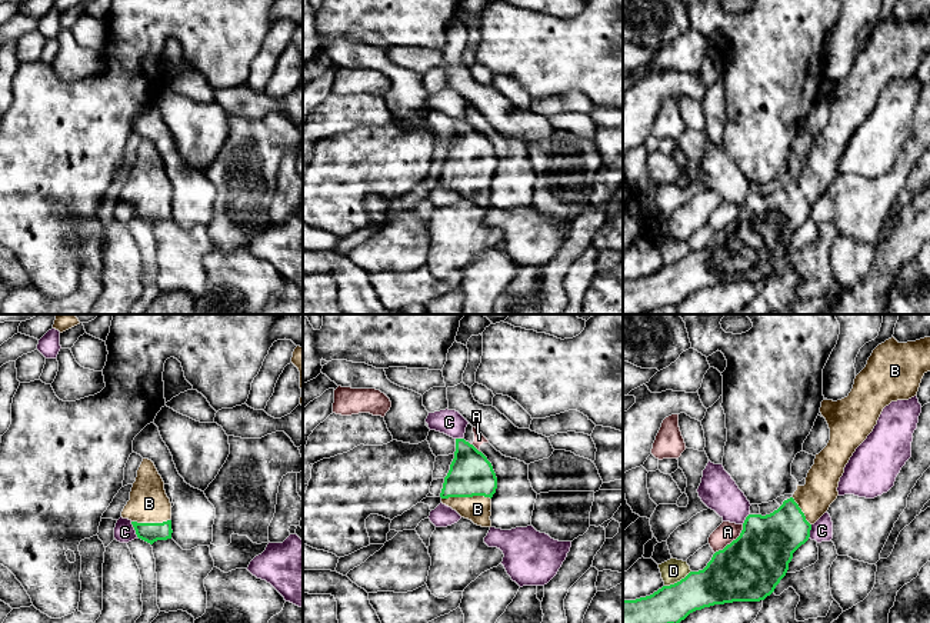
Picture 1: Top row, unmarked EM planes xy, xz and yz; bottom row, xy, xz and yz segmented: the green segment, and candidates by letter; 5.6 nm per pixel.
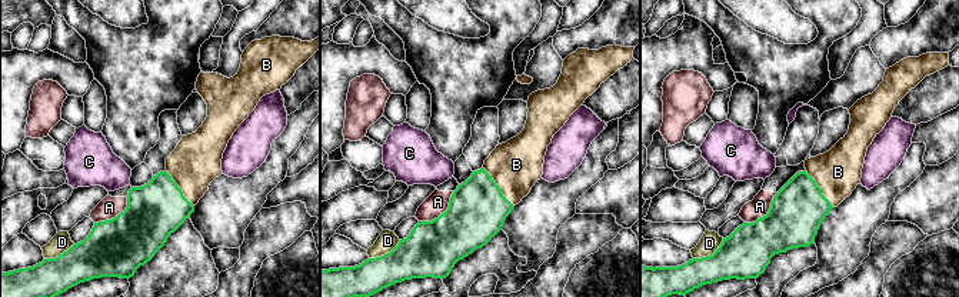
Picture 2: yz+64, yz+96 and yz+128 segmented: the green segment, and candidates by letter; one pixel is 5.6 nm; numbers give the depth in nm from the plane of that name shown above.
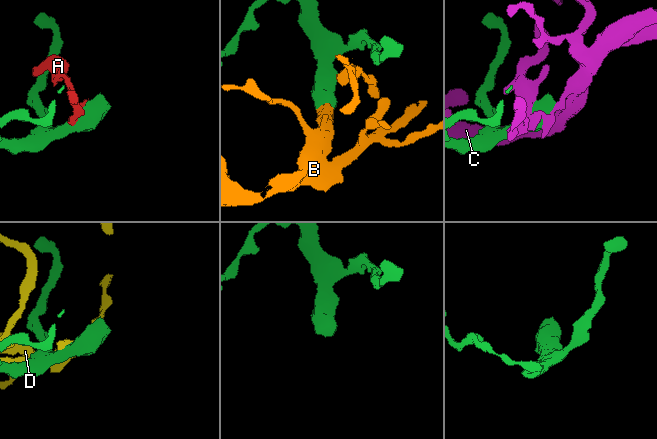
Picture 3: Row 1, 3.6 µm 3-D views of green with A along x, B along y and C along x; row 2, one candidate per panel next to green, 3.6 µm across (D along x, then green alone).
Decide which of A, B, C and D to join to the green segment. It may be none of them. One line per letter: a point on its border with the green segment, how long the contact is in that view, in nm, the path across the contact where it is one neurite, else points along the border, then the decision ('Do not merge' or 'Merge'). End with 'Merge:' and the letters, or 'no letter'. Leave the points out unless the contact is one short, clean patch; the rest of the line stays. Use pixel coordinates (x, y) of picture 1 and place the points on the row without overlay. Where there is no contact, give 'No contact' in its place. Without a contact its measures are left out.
A: Touches green at yz (733, 220). Shared border 240 nm. Do not merge
B: Touches green at xz (466, 176). Shared border 280 nm. Path across: xz (470, 153), (466, 176), (477, 189). Merge
C: Touches green at xy (134, 209). Shared border 110 nm. Do not merge
D: Touches green at yz (677, 262). Shared border 180 nm. Do not merge
Merge: B

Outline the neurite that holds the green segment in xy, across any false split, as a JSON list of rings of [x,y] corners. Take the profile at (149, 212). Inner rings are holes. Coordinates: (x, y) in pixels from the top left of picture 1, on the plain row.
[[[143,139],[137,150],[130,180],[121,191],[121,197],[129,199],[137,217],[150,224],[171,219],[171,183],[161,156],[149,139]]]

